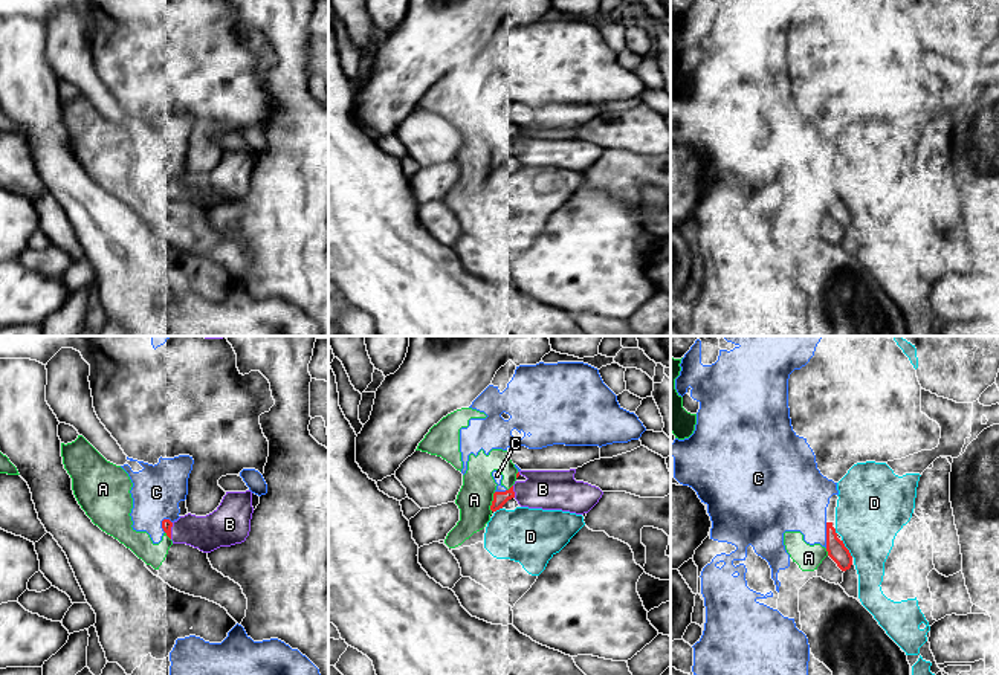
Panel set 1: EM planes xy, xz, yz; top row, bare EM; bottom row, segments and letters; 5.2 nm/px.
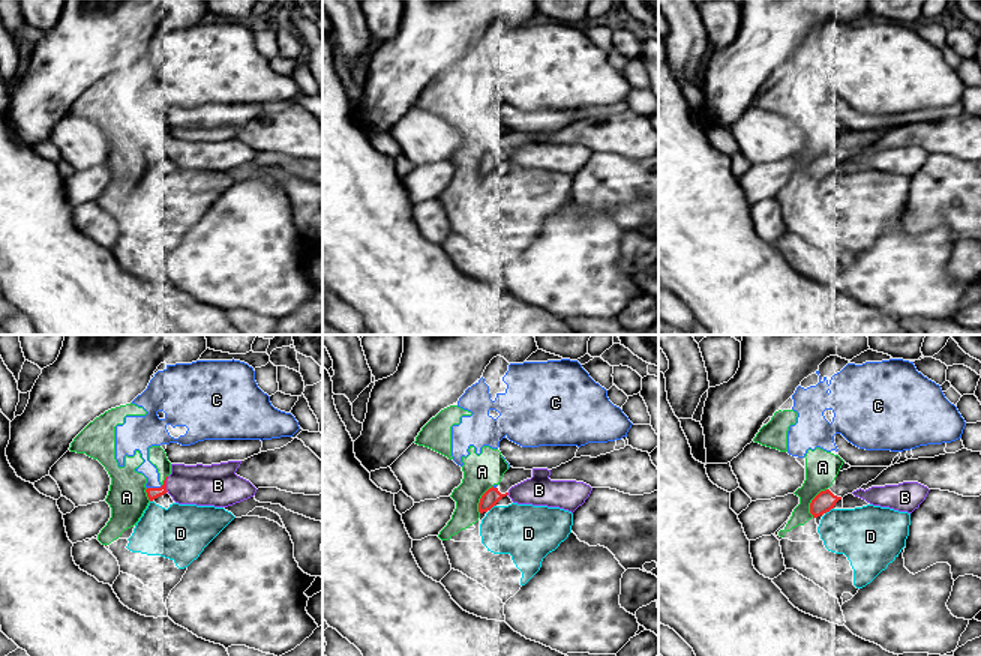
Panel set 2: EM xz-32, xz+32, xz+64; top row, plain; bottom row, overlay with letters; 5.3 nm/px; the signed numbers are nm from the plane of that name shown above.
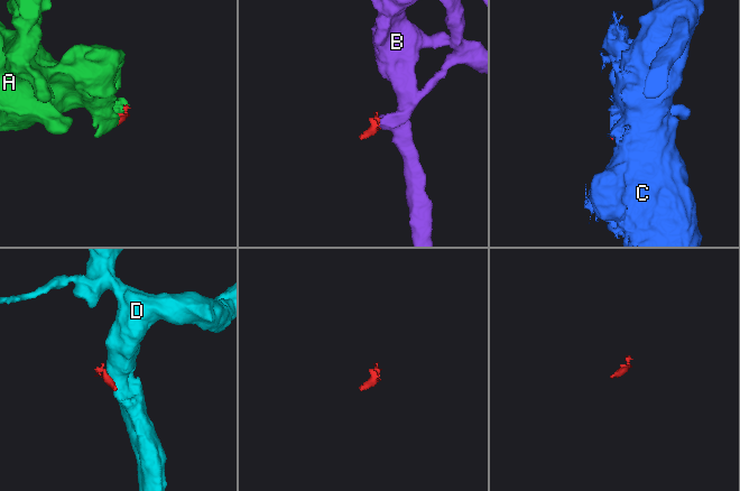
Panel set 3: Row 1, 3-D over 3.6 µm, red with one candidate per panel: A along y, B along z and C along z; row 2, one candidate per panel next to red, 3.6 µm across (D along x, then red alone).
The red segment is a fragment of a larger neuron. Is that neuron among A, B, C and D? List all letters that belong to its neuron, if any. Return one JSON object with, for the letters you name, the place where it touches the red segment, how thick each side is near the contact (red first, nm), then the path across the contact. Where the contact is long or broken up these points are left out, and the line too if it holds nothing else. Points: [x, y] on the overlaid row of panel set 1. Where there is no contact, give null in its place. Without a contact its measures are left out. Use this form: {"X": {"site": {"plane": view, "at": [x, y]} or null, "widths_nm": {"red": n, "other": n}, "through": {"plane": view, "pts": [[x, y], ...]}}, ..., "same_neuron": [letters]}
{"A": {"site": {"plane": "xz", "at": [492, 501]}, "widths_nm": {"red": 80, "other": 190}}, "same_neuron": ["A"]}

